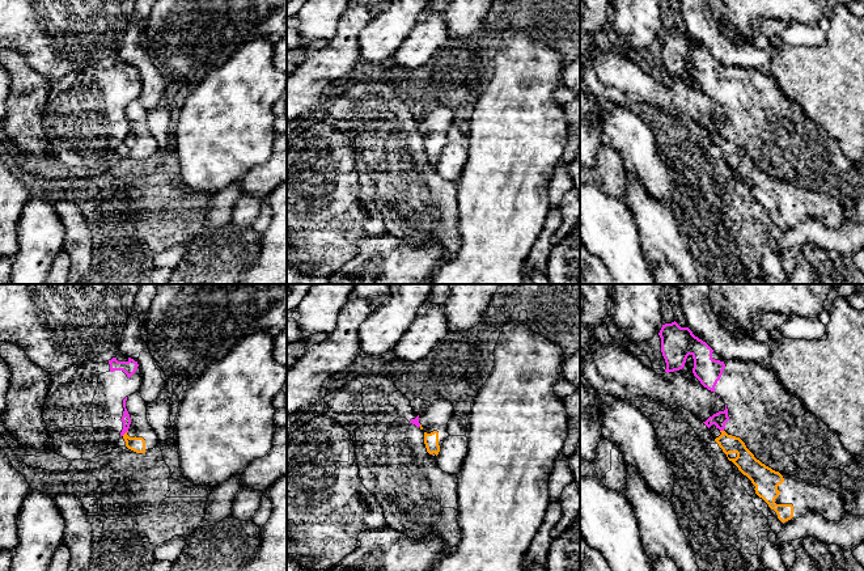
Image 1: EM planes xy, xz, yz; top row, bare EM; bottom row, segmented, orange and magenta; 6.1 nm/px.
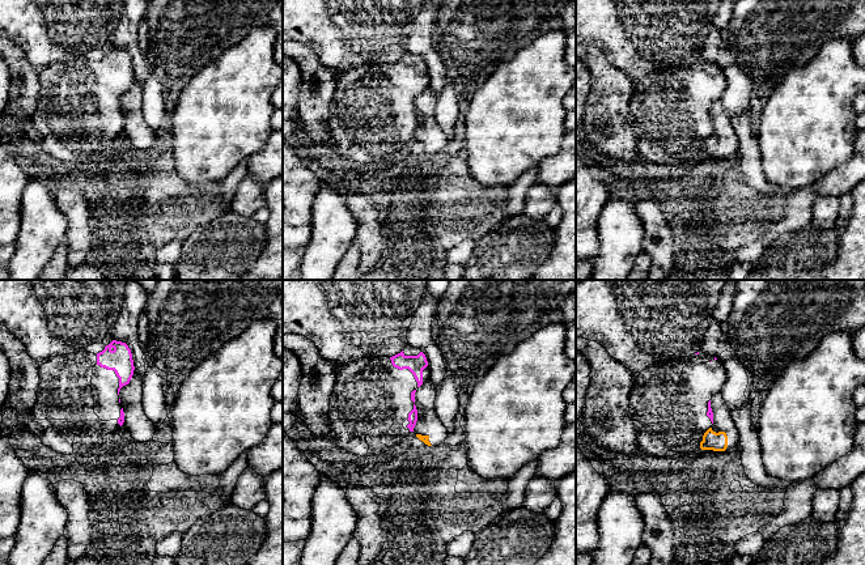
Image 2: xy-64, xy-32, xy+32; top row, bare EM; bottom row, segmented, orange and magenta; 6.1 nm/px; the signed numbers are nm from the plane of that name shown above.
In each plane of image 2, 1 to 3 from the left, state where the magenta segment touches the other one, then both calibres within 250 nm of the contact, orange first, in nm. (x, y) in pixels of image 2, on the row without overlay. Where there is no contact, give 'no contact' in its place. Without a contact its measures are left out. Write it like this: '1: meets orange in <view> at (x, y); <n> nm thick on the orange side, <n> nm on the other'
1: no contact
2: no contact
3: no contact

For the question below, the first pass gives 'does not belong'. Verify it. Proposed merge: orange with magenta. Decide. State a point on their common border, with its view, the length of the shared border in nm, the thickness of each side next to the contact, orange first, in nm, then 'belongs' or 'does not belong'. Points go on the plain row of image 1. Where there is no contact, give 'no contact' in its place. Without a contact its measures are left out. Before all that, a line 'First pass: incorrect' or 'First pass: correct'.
First pass: correct
xy (126, 139) | 50 nm | 100/60 nm | does not belong

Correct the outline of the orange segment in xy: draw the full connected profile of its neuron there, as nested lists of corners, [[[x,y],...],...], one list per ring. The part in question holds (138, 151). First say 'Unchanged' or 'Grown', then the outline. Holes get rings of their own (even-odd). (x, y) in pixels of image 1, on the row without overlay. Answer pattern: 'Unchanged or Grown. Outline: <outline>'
Grown. Outline: [[[140,98],[127,103],[126,115],[131,124],[130,135],[123,141],[126,153],[136,160],[156,155],[158,144],[147,127],[147,110]]]

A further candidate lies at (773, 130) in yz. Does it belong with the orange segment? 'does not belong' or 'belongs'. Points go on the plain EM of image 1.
does not belong

